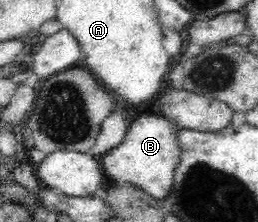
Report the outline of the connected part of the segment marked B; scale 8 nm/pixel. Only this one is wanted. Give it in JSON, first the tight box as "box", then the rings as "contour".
{"box":[101,116,181,201],"contour":[[[163,116],[138,117],[129,127],[118,147],[103,155],[101,167],[106,183],[124,183],[145,192],[149,197],[161,201],[171,191],[173,171],[179,163],[181,150],[175,140],[175,129],[171,129]]]}

